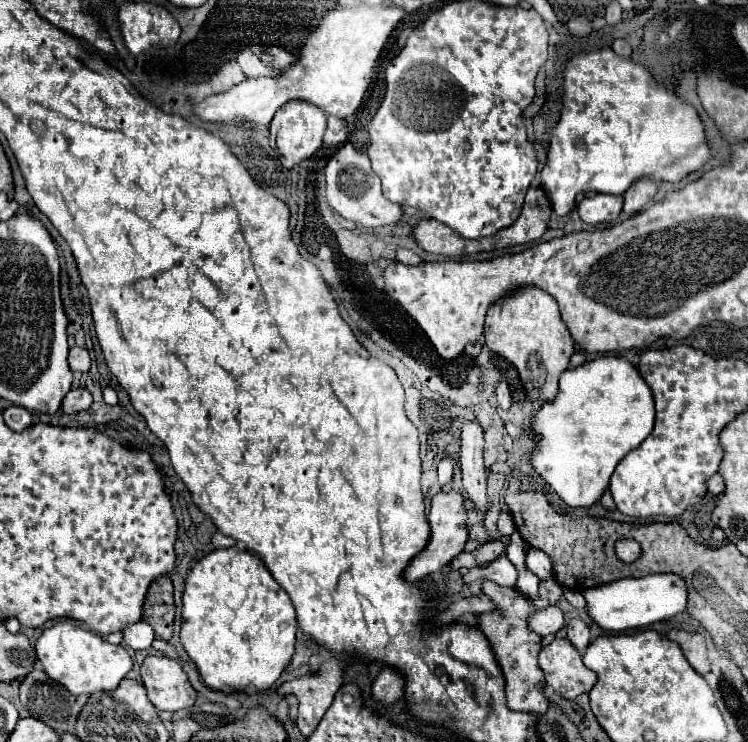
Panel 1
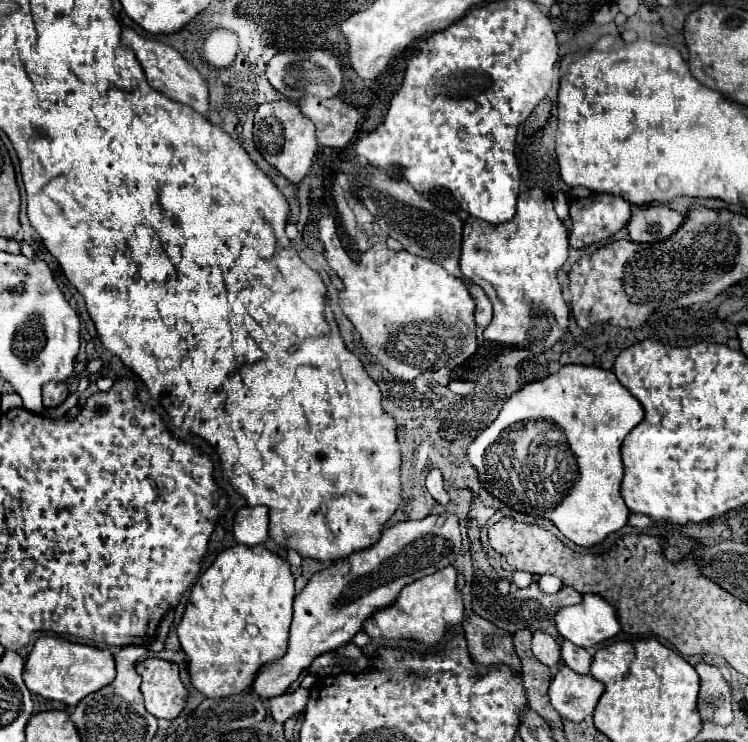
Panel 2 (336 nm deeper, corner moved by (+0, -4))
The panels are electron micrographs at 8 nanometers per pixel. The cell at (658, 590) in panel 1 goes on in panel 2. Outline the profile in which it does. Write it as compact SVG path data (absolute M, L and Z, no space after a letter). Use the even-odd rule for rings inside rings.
M592 593L582 597L582 603L564 607L556 613L556 627L560 635L574 645L592 647L620 633L616 609Z

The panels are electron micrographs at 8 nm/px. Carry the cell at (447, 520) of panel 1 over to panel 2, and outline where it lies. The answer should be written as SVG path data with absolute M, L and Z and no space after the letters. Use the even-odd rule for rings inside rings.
M438 513L388 527L382 531L382 537L374 547L352 553L344 563L330 565L328 569L316 573L294 599L286 655L260 669L254 681L254 691L260 697L284 695L299 677L300 687L310 689L320 677L316 674L302 677L302 673L310 667L314 657L350 643L352 637L362 631L364 621L372 617L372 613L396 603L404 585L452 565L460 547L462 535L458 517L454 513Z

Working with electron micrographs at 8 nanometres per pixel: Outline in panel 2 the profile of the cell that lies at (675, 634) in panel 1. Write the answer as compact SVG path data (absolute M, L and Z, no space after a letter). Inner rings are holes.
M700 661L696 665L700 675L700 695L698 695L698 711L702 721L716 721L728 725L732 721L730 707L730 687L726 685L722 673L716 665Z

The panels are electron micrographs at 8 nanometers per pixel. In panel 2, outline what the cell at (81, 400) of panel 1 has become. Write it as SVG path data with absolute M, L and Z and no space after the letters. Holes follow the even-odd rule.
M46 383L42 389L42 397L44 397L46 407L62 405L68 395L70 395L70 391L68 391L66 383Z

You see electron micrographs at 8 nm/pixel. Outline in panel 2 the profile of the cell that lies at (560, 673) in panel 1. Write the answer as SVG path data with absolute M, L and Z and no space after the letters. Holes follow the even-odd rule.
M558 665L558 671L550 683L550 703L554 709L570 721L580 723L584 717L594 713L594 707L604 691L604 685L590 673L578 675L566 665Z

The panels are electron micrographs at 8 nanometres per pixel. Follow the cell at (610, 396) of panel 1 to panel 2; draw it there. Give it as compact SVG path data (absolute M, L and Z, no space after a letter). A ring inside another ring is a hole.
M566 365L560 367L558 373L542 381L528 383L522 391L516 391L504 403L496 421L490 423L484 433L474 437L468 447L468 457L490 493L512 505L516 511L550 519L566 539L588 547L600 543L608 533L622 529L628 521L630 511L620 497L620 481L624 473L620 463L620 445L642 419L644 409L640 401L620 385L612 371L586 365Z

